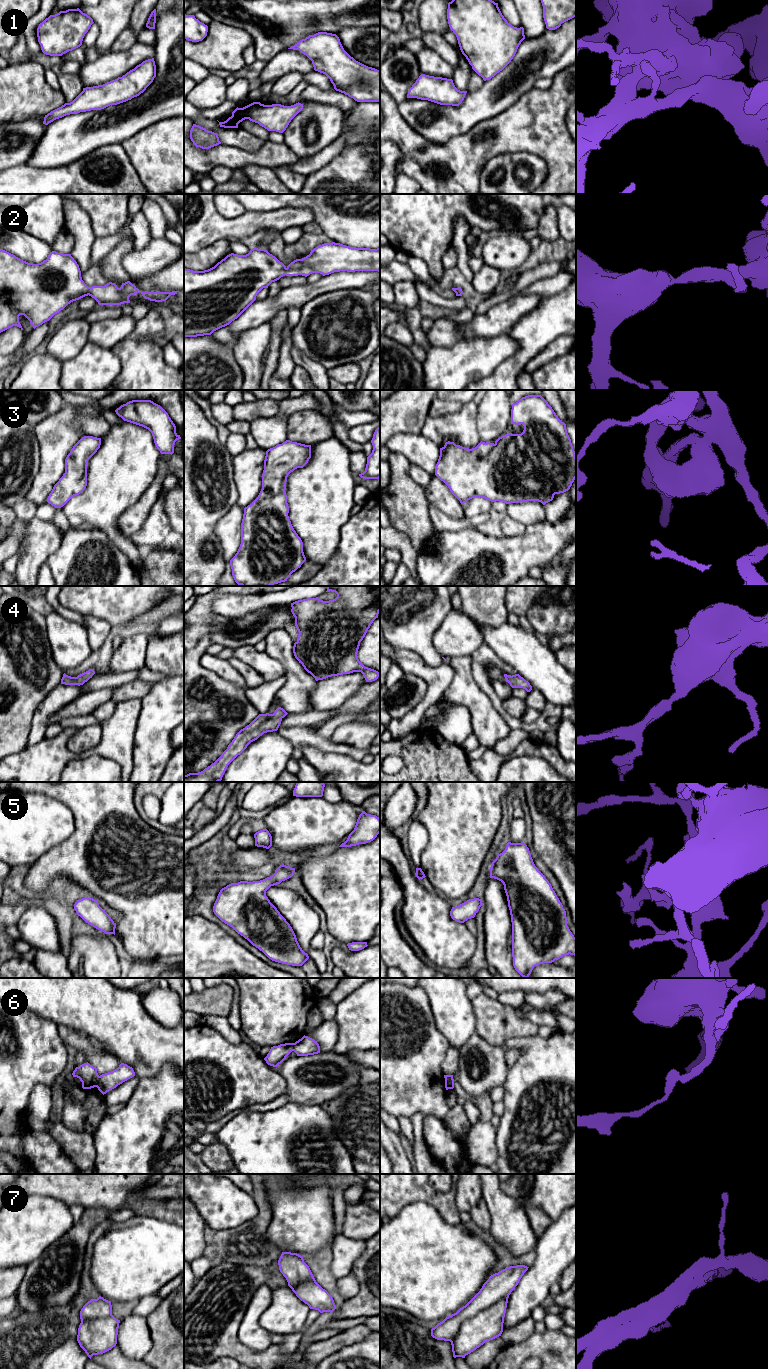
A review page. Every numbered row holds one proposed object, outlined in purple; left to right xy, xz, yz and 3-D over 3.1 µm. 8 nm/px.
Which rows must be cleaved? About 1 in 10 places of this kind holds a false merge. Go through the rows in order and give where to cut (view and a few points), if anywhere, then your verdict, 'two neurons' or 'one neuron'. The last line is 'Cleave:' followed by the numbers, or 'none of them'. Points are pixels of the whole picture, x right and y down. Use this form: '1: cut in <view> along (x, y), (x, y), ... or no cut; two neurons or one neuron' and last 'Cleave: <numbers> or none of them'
1: no cut; one neuron
2: no cut; one neuron
3: no cut; one neuron
4: no cut; one neuron
5: no cut; one neuron
6: cut in xy along (99, 1076), (95, 1086); two neurons
7: no cut; one neuron
Cleave: 6

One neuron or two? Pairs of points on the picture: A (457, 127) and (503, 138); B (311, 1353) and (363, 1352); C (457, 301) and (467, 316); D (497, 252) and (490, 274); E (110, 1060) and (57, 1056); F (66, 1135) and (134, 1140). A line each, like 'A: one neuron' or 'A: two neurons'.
A: two neurons
B: two neurons
C: two neurons
D: two neurons
E: two neurons
F: two neurons

